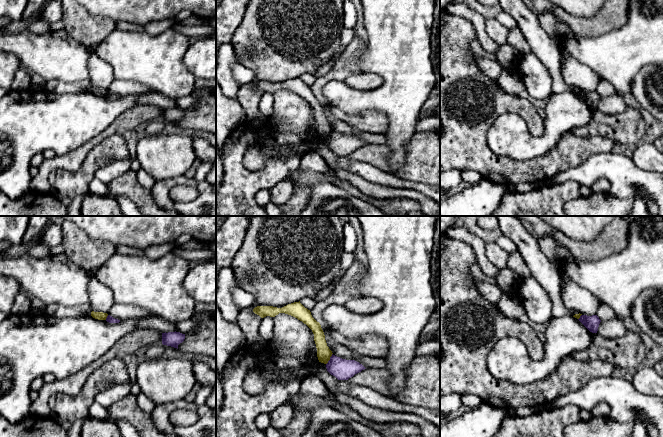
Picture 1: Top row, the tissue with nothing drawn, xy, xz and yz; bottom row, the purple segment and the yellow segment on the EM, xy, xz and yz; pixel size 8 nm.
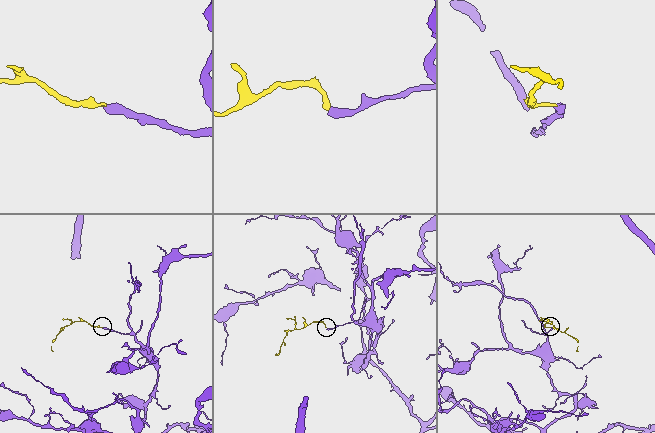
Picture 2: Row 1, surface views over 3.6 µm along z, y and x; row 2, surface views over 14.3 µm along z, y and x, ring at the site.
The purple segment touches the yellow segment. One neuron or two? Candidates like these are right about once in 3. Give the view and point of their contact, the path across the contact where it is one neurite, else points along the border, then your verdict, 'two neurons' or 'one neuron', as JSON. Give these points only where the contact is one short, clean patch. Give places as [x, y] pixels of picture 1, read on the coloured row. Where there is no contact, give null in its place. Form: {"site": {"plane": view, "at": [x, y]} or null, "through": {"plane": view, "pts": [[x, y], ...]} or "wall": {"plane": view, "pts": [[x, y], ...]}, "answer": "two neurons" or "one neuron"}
{"site": {"plane": "xz", "at": [330, 359]}, "wall": {"plane": "xz", "pts": [[332, 353], [326, 364]]}, "answer": "two neurons"}

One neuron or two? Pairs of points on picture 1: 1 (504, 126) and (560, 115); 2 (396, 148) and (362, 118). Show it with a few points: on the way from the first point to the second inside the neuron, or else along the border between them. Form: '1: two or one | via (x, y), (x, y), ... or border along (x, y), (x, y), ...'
1: one | via (520, 141), (541, 141), (551, 131)
2: two | border along (374, 111), (386, 116), (387, 129), (384, 133)

